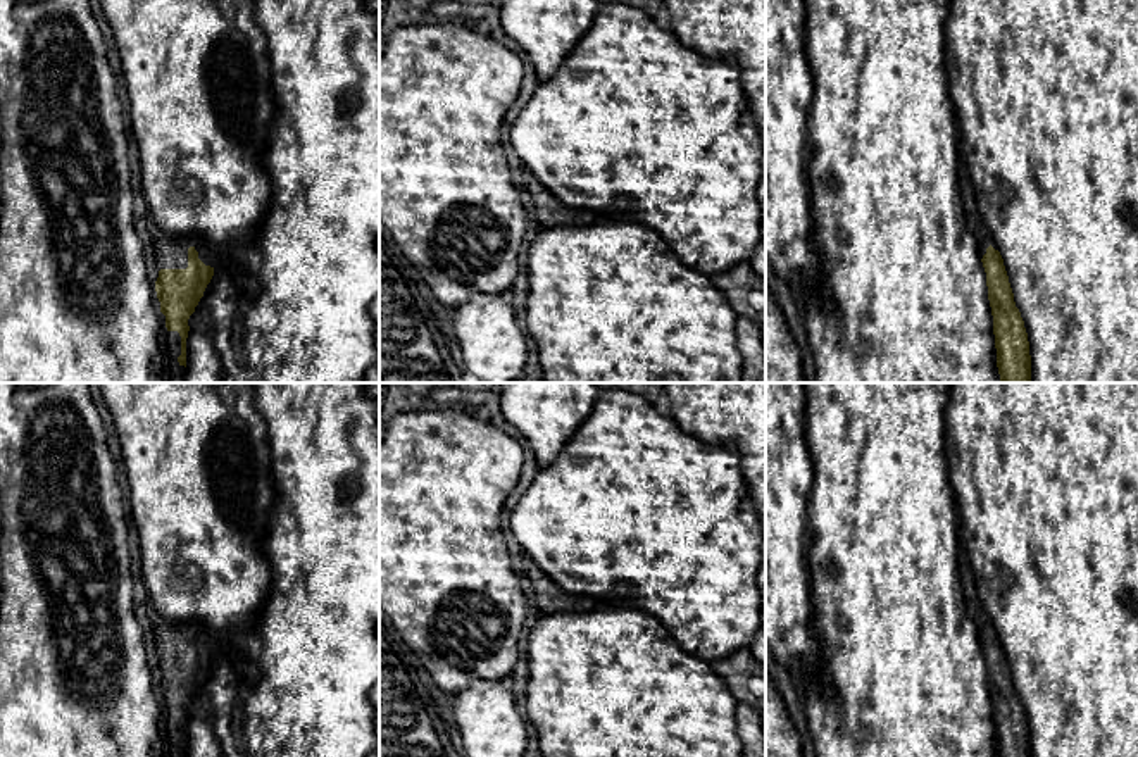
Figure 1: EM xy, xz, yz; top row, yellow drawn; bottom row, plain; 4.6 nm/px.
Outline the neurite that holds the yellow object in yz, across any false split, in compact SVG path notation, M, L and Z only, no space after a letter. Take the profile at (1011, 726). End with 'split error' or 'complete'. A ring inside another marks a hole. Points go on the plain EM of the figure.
M964 550L960 552L959 572L966 609L976 624L986 659L988 686L993 702L997 754L998 757L1031 757L1029 728L1024 707L1016 693L1004 645L978 597L976 579Z | split error

